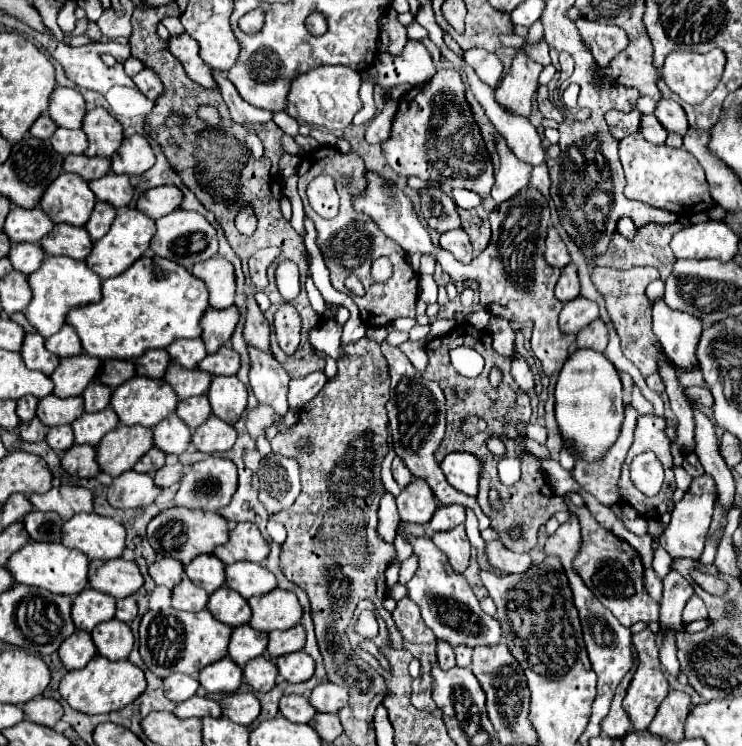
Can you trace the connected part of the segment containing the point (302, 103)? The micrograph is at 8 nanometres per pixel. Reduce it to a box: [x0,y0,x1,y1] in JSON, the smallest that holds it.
[285,66,363,130]

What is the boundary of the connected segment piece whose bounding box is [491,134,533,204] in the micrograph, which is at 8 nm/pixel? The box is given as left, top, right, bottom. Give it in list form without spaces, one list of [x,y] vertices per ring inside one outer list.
[[[497,134],[497,146],[501,156],[501,168],[497,172],[495,186],[491,190],[491,198],[501,204],[511,200],[519,190],[523,190],[529,184],[529,176],[533,166],[521,162],[505,144],[505,138]]]

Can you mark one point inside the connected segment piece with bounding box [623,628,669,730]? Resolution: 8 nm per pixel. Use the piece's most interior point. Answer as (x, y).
(649, 686)

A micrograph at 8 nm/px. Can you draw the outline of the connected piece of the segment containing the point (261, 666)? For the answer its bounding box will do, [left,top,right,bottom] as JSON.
[243,656,277,692]

